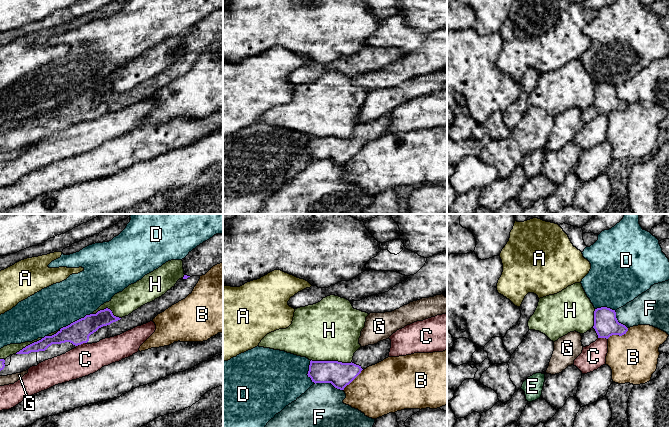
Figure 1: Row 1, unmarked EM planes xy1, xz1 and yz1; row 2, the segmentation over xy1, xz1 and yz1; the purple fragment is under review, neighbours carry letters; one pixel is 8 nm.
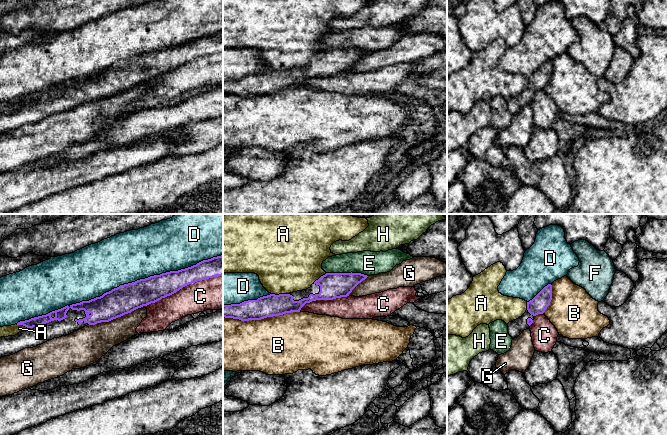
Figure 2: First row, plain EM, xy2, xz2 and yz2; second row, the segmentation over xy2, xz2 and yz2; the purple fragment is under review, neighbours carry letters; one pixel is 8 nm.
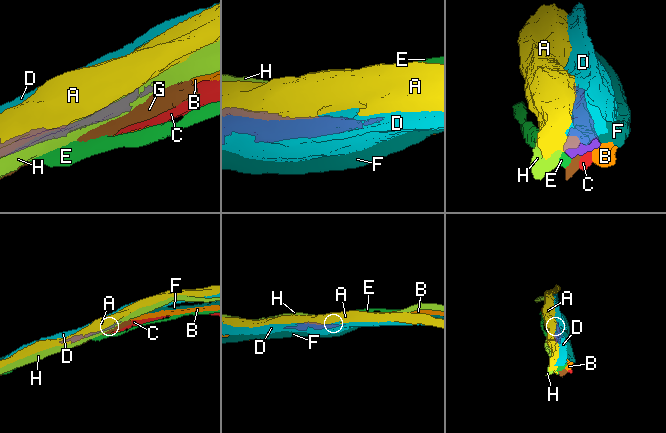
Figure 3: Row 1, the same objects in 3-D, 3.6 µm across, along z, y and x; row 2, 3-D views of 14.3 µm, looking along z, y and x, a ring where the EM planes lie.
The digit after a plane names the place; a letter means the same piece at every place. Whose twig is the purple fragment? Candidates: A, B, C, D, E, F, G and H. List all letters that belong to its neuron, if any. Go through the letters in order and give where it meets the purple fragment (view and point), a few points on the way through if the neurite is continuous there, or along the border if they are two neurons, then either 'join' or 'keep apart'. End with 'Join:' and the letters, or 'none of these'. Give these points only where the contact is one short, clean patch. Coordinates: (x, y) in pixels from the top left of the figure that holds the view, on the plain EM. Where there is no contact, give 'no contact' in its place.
A: xz2 (280, 70) | keep apart
B: xz2 (261, 94) | keep apart
C: xy2 (179, 65) | keep apart
D: xy2 (146, 54) | keep apart
E: xz2 (347, 49) | keep apart
F: xz1 (329, 158) | keep apart
G: xy2 (113, 94) | keep apart
H: xz1 (331, 137) | keep apart
Join: none of these

